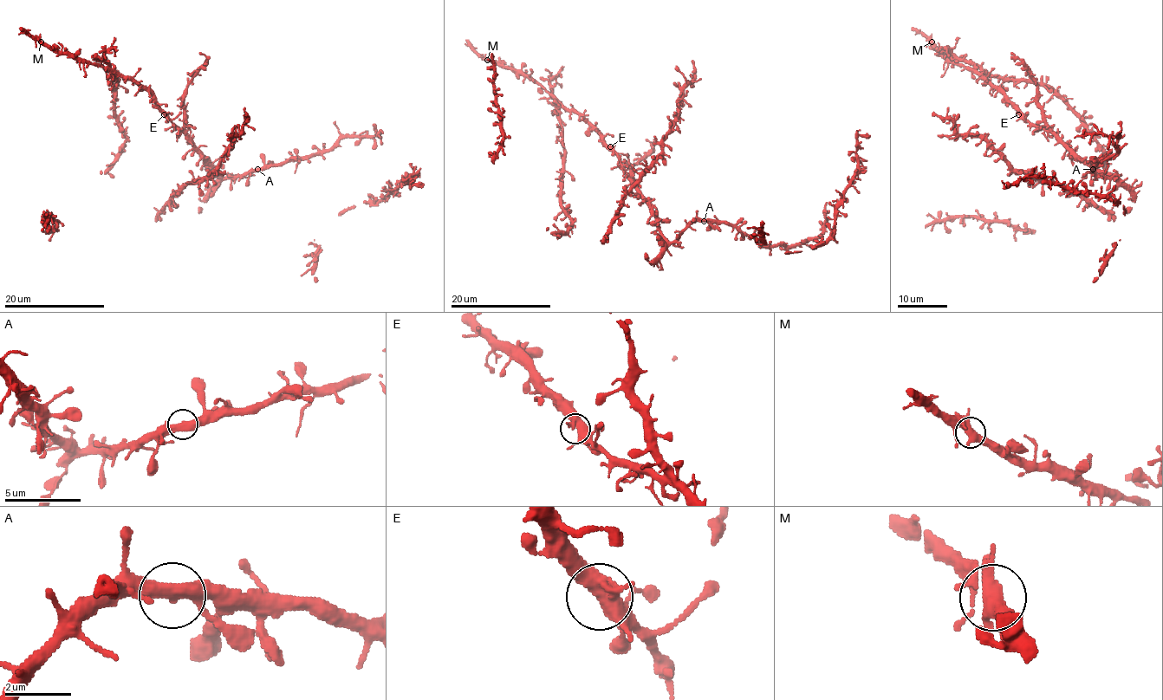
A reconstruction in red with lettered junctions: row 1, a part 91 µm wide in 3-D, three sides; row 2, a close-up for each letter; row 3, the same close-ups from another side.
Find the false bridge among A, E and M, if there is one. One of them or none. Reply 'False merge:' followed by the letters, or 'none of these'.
False merge: none of these

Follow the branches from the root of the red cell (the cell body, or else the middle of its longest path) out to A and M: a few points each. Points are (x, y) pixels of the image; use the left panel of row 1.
A: (165, 112), (216, 172), (224, 177), (243, 177), (247, 171), (257, 169)
M: (165, 112), (156, 99), (132, 79), (117, 76), (92, 62), (55, 51), (41, 42)

